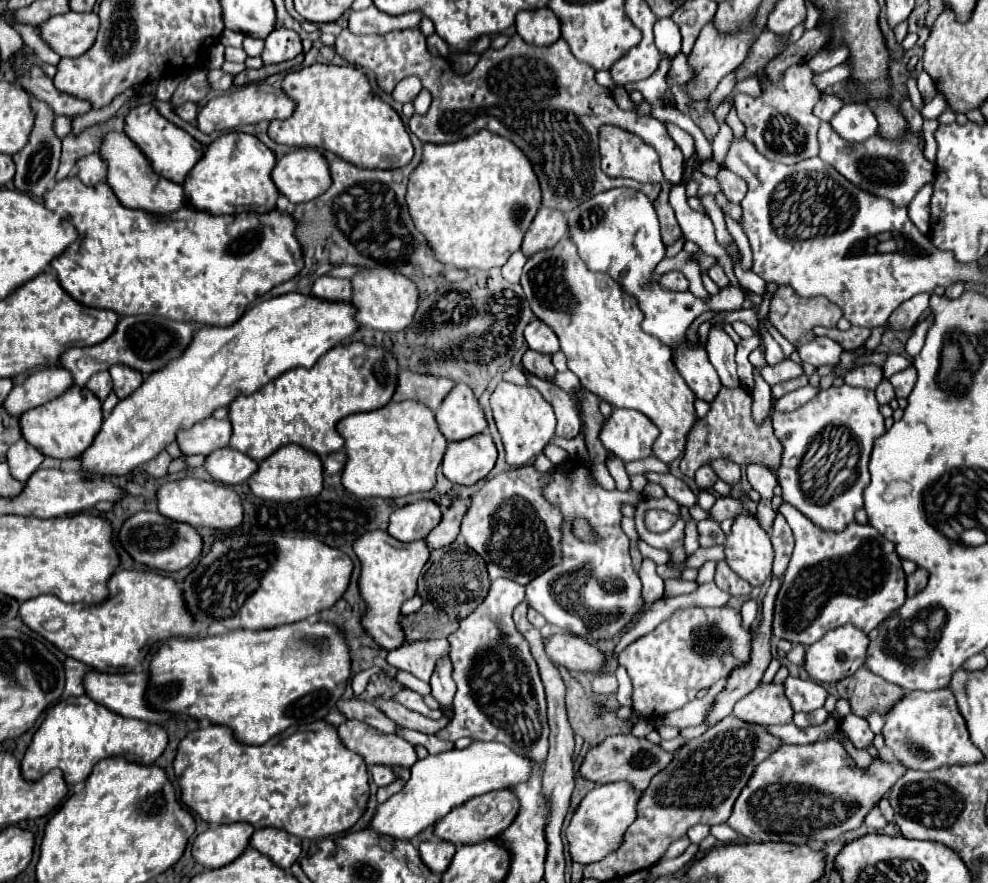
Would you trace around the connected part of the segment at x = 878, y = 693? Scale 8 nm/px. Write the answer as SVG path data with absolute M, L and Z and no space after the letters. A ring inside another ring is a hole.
M864 666L856 672L856 676L848 676L848 680L840 680L836 688L838 688L838 694L846 699L838 700L836 710L830 714L833 718L837 715L845 717L851 713L850 704L854 714L858 716L866 716L872 710L886 714L888 708L892 708L894 702L900 700L900 696L904 694L900 686L886 682L884 678L868 672L868 668Z

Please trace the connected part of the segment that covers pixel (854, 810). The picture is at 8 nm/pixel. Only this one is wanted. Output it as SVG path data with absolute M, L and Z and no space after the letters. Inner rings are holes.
M820 738L808 746L782 744L764 764L758 764L734 804L728 826L752 842L826 844L848 830L860 828L870 808L892 792L892 784L906 770L898 760L882 758L874 758L866 770L858 768L836 738Z

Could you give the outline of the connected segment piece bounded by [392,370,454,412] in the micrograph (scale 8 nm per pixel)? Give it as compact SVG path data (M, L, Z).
M402 370L398 374L398 388L392 396L392 402L416 400L416 402L432 408L432 412L436 412L440 402L444 400L444 396L452 390L452 386L454 386L454 382L446 380L446 378Z

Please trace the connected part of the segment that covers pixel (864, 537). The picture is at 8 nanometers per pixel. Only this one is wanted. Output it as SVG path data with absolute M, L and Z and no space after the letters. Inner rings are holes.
M790 504L780 506L780 514L786 518L794 532L794 552L790 558L790 564L786 568L782 588L776 598L774 608L774 638L784 638L794 644L810 646L818 642L828 630L834 630L846 622L858 626L864 632L870 632L880 622L884 622L896 608L900 608L906 600L906 574L900 564L900 556L896 554L896 548L890 540L880 536L876 528L870 524L858 524L852 522L848 528L840 532L824 532L822 528L816 528L812 520L802 516L802 512L796 512Z

